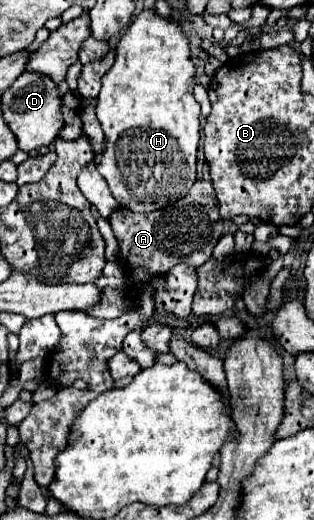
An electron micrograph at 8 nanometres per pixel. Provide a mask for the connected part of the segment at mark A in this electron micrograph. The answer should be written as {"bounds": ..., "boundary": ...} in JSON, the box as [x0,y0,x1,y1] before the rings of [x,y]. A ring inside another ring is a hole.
{"bounds":[87,182,223,318],"boundary":[[[195,182],[189,194],[177,204],[155,210],[151,214],[137,214],[127,208],[117,208],[109,216],[109,224],[119,240],[119,258],[127,270],[127,286],[125,288],[103,288],[101,302],[87,310],[95,318],[117,318],[127,312],[127,290],[135,290],[139,286],[149,284],[155,276],[169,272],[175,264],[189,264],[199,268],[211,258],[211,252],[219,238],[223,236],[223,220],[217,212],[217,200],[213,186],[209,182]]]}

